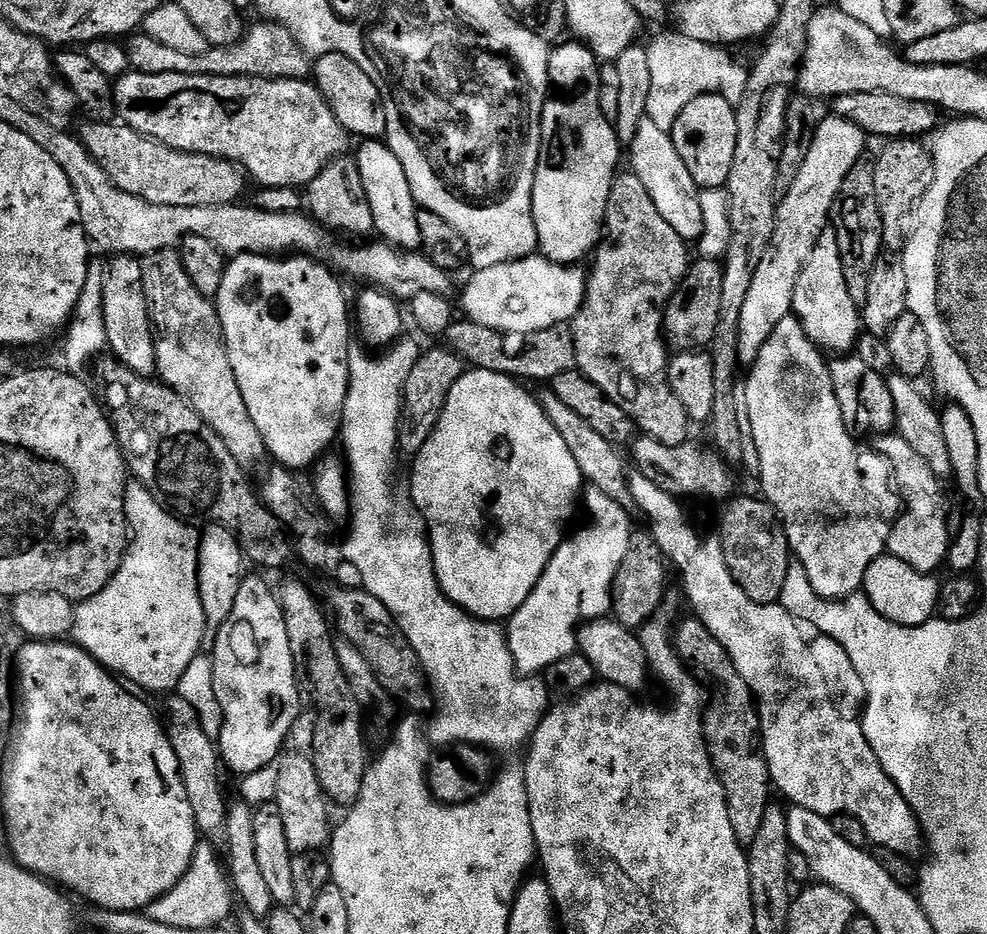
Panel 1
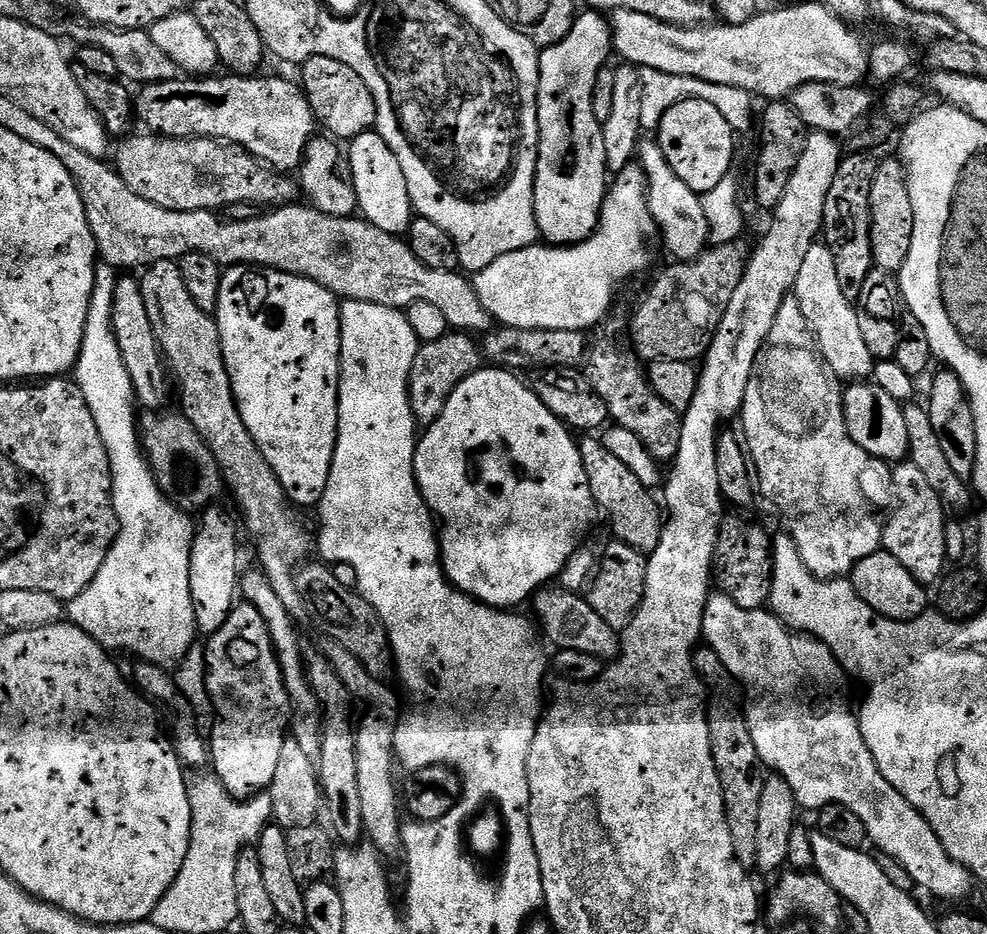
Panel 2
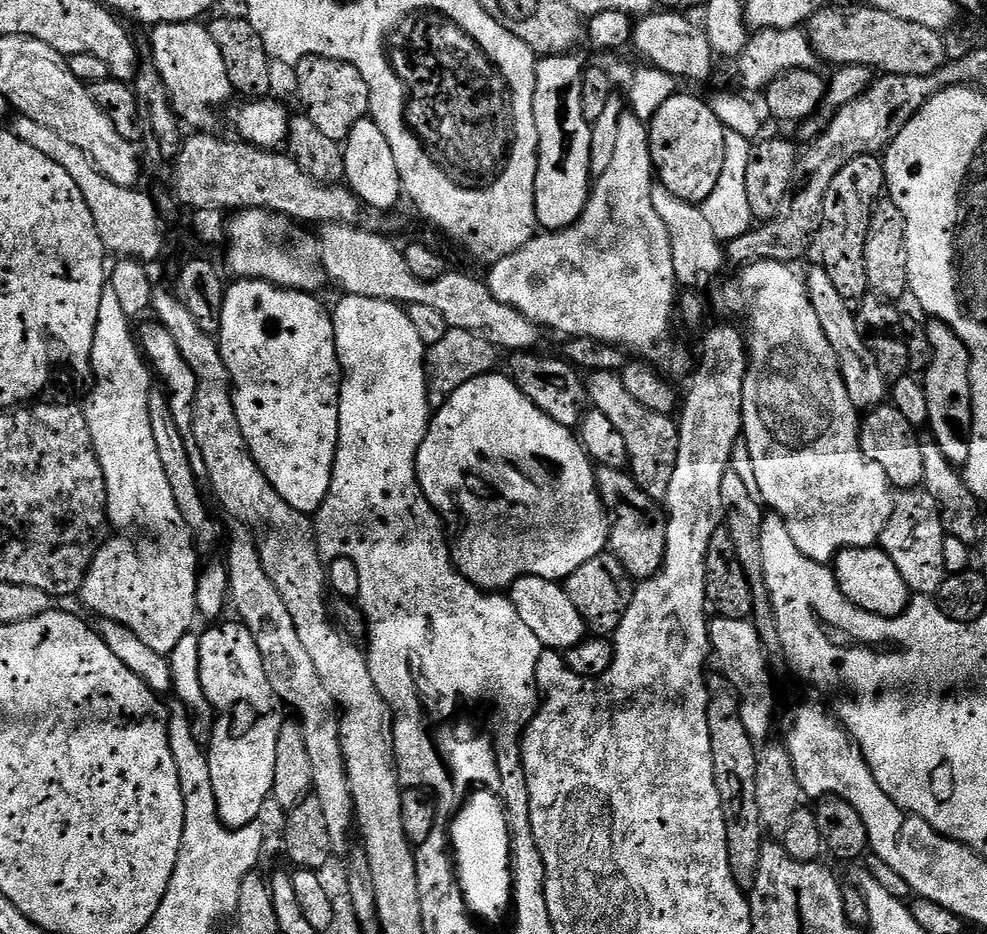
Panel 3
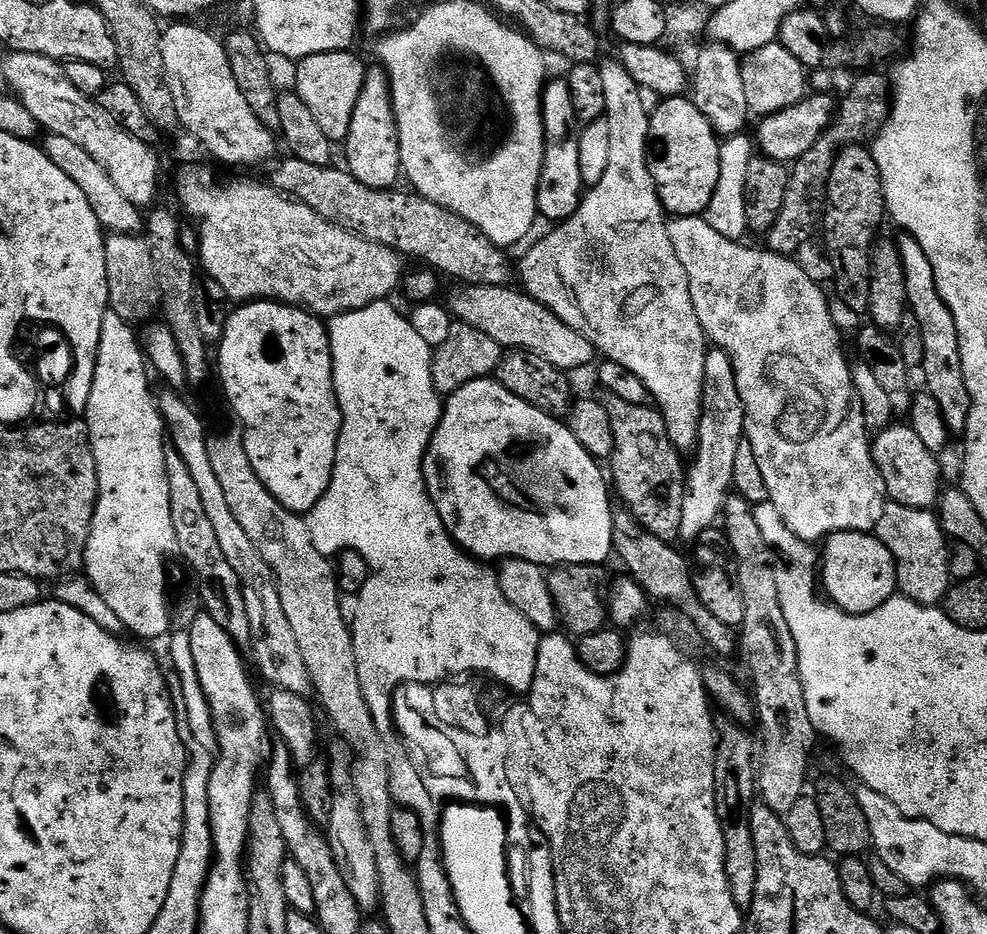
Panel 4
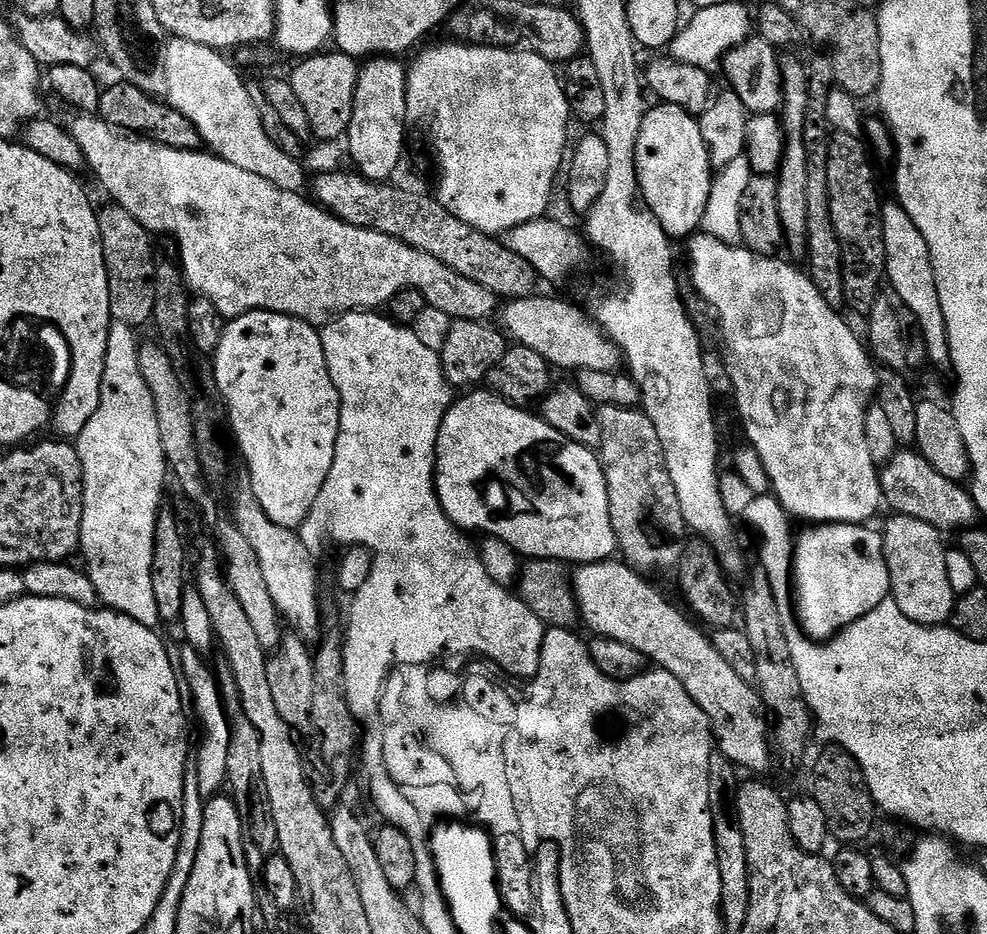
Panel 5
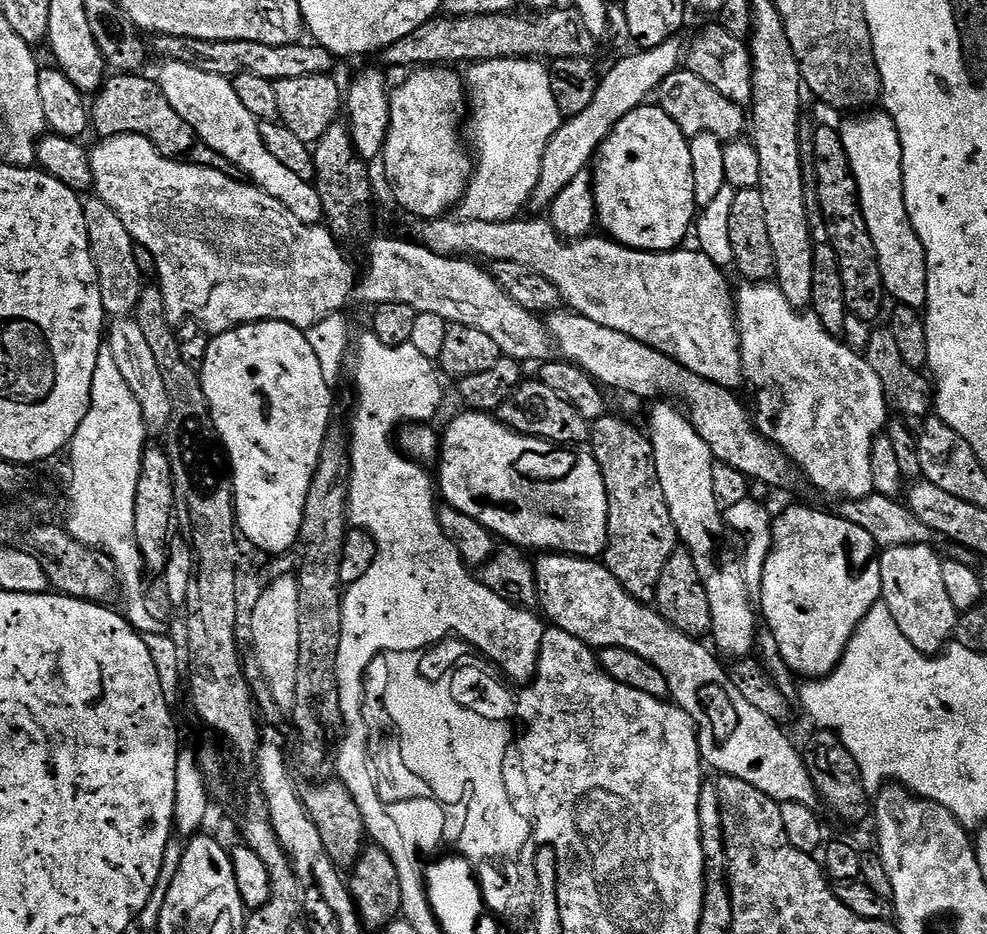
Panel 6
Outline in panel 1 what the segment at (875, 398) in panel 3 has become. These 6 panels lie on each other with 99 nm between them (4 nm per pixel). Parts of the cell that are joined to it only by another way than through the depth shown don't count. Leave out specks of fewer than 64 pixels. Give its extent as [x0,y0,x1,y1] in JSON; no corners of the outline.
[792,231,862,354]

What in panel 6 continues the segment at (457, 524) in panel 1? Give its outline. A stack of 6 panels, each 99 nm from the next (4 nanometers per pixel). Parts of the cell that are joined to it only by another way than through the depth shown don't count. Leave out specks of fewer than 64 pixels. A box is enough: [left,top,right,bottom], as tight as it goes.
[438,410,608,557]

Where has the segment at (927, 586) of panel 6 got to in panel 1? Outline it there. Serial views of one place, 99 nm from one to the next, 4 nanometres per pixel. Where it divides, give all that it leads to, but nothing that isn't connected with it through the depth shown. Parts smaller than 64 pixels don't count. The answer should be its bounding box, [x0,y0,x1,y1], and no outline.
[871,434,950,574]

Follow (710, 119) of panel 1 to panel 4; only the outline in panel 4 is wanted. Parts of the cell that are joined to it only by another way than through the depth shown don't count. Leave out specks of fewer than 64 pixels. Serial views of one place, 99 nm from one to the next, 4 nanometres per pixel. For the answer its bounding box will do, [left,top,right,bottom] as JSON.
[648,96,721,217]

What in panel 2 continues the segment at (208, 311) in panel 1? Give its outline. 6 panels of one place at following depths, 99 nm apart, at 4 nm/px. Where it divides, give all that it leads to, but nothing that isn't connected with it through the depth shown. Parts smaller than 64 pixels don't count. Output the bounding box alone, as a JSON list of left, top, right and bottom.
[139,260,314,622]

